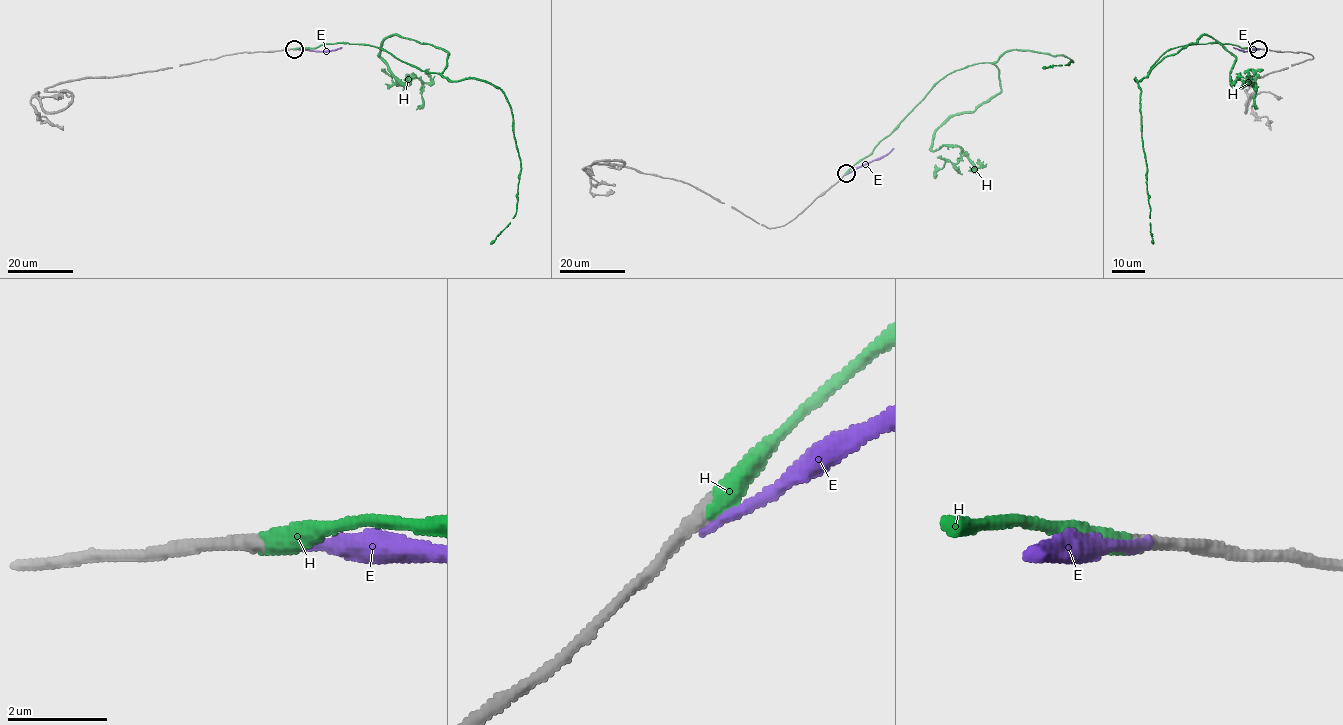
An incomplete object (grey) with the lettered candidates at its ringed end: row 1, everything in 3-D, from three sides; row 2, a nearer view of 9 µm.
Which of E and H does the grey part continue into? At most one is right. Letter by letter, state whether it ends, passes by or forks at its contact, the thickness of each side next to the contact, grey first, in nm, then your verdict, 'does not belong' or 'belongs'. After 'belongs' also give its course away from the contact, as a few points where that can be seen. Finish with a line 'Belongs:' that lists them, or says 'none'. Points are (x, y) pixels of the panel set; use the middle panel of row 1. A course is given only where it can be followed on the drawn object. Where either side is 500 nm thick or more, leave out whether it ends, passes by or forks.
E: it ends there; 340 nm thick on the grey side, 240 nm on the other; does not belong
H: it ends there; 320 nm thick on the grey side, 460 nm on the other; belongs; it runs (845, 173), (942, 79), (991, 62), (1001, 89), (948, 119), (931, 148), (959, 146), (975, 169), (968, 170)
Belongs: H

